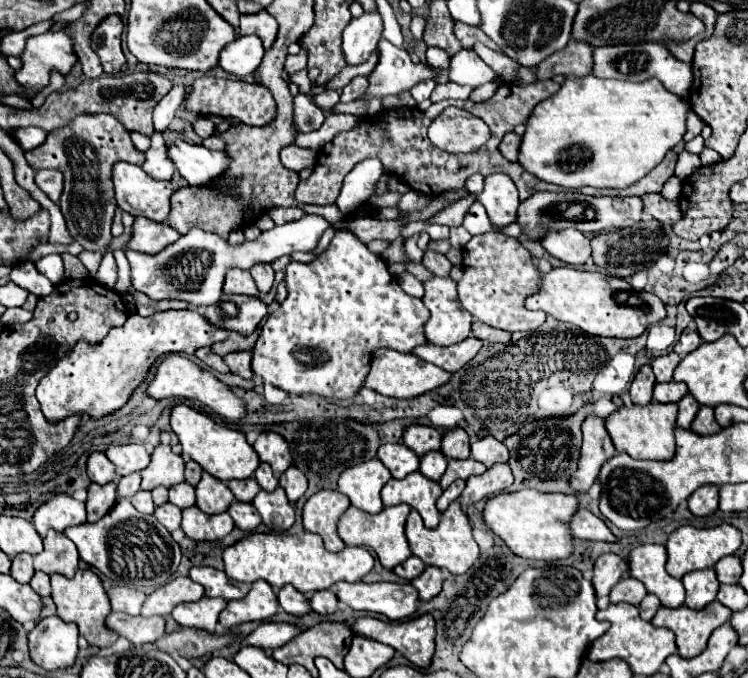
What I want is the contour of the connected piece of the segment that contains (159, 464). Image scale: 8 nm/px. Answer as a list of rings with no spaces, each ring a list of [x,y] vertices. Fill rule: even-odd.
[[[160,444],[152,452],[152,462],[142,472],[142,490],[154,490],[156,486],[172,488],[184,482],[184,460],[174,454],[168,444]]]

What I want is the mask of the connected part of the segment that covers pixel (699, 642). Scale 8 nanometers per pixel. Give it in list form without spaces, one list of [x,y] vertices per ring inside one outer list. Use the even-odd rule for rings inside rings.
[[[714,600],[704,610],[692,610],[686,606],[680,608],[660,606],[656,616],[652,618],[652,624],[672,630],[676,636],[678,654],[682,658],[694,658],[706,648],[710,634],[718,626],[728,622],[730,616],[732,612],[728,612],[728,608]]]

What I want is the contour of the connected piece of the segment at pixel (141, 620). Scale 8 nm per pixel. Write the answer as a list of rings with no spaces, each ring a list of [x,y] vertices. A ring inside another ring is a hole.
[[[112,612],[106,618],[106,626],[118,632],[120,636],[128,638],[134,646],[144,646],[156,642],[160,634],[164,634],[166,620],[162,616],[144,618],[144,616],[128,616],[124,612]]]

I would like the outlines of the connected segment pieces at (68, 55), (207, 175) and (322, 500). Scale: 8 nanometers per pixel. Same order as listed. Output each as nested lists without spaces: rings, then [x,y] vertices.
[[[48,30],[40,36],[30,36],[26,40],[26,46],[20,54],[20,60],[22,60],[22,68],[16,70],[14,78],[16,82],[24,88],[24,98],[32,100],[42,88],[46,88],[50,84],[50,74],[52,70],[58,70],[62,76],[68,76],[72,66],[78,62],[76,54],[74,54],[74,44],[72,44],[72,38],[64,32],[64,30]]]
[[[176,140],[168,148],[168,156],[190,186],[212,186],[230,164],[226,152],[214,152],[184,140]]]
[[[320,490],[314,496],[310,496],[304,504],[304,528],[312,534],[322,536],[326,550],[330,552],[340,552],[346,546],[336,532],[336,524],[340,516],[348,510],[348,506],[348,496],[340,494],[338,490]]]

